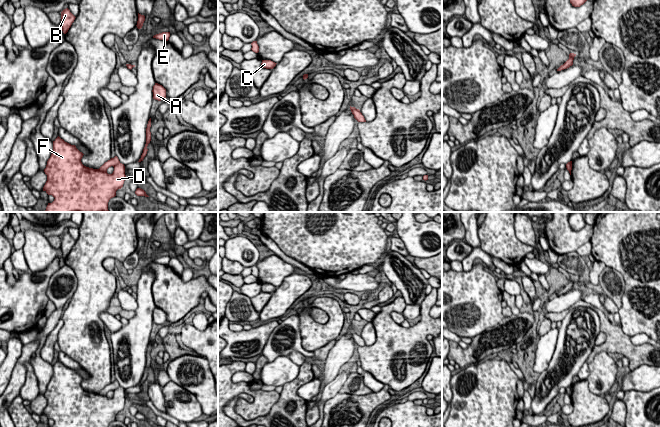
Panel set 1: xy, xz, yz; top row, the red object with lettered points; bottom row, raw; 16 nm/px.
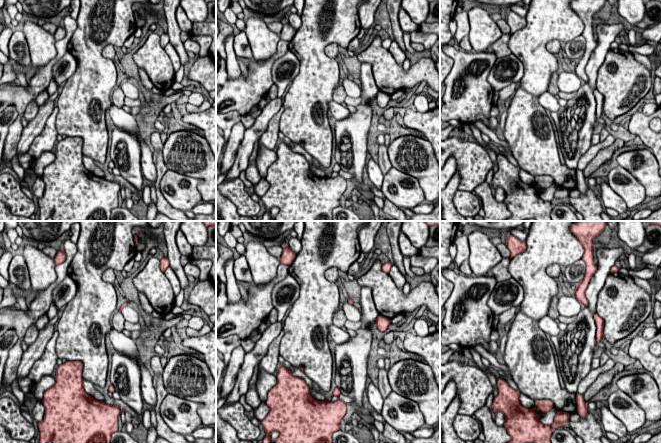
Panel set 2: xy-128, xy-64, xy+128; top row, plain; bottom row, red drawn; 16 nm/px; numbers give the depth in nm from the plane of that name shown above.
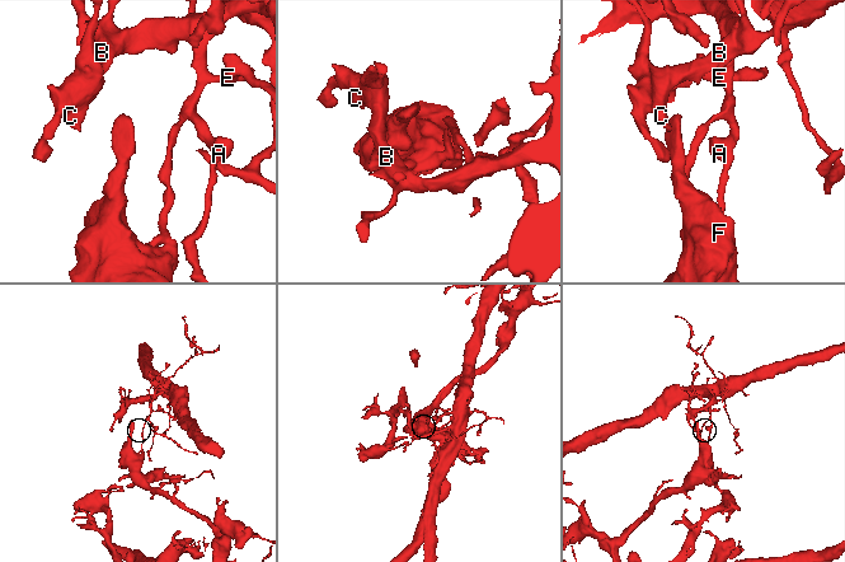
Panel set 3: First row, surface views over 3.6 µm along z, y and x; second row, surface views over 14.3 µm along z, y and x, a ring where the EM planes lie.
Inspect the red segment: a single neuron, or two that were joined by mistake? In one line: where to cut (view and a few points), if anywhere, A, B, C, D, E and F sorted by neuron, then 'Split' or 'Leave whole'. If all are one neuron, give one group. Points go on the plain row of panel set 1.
Split along xy (130, 288), (130, 293). Groups: A B C E / D F. Split

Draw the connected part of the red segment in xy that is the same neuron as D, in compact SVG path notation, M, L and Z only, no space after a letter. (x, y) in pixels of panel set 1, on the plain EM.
M59 360L53 365L53 376L44 393L47 405L43 411L43 415L55 422L52 427L108 427L116 420L116 415L123 411L125 390L117 380L99 393L93 393L82 388L83 379L75 369L65 366Z

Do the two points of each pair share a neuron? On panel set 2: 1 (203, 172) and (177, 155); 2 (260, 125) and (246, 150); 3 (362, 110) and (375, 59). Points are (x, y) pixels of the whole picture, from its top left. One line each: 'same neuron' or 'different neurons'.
1: same neuron
2: same neuron
3: different neurons

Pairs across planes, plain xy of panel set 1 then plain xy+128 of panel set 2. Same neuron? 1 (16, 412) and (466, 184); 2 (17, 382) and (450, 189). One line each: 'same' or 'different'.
1: different
2: same

